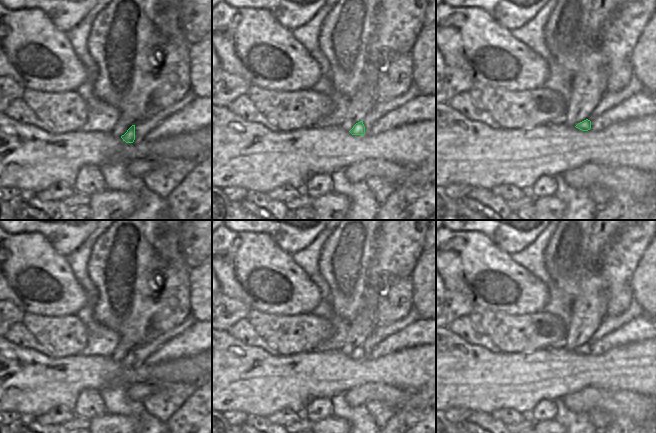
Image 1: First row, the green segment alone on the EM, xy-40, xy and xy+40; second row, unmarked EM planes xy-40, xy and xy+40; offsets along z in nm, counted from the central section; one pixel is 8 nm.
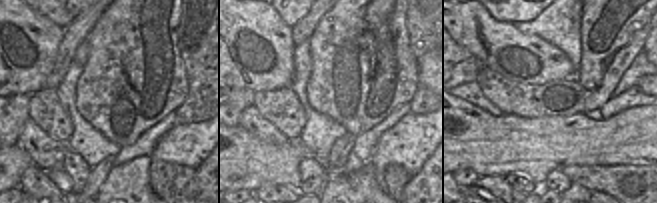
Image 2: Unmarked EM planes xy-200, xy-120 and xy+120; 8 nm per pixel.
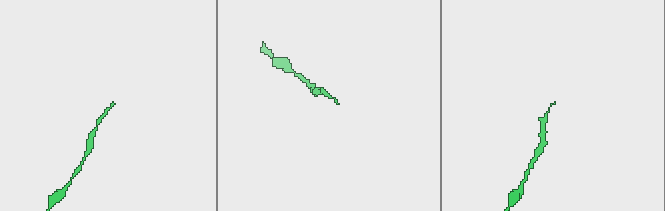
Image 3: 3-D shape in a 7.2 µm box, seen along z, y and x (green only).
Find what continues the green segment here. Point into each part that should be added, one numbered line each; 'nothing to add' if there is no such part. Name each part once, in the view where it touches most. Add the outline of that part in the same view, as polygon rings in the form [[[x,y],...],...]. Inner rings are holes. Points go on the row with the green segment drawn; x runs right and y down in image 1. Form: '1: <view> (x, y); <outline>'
1: xy-40 (124, 123); [[[120,117],[115,128],[111,132],[114,137],[121,137],[124,135],[127,130],[132,126],[135,125],[135,120],[130,117]]]

